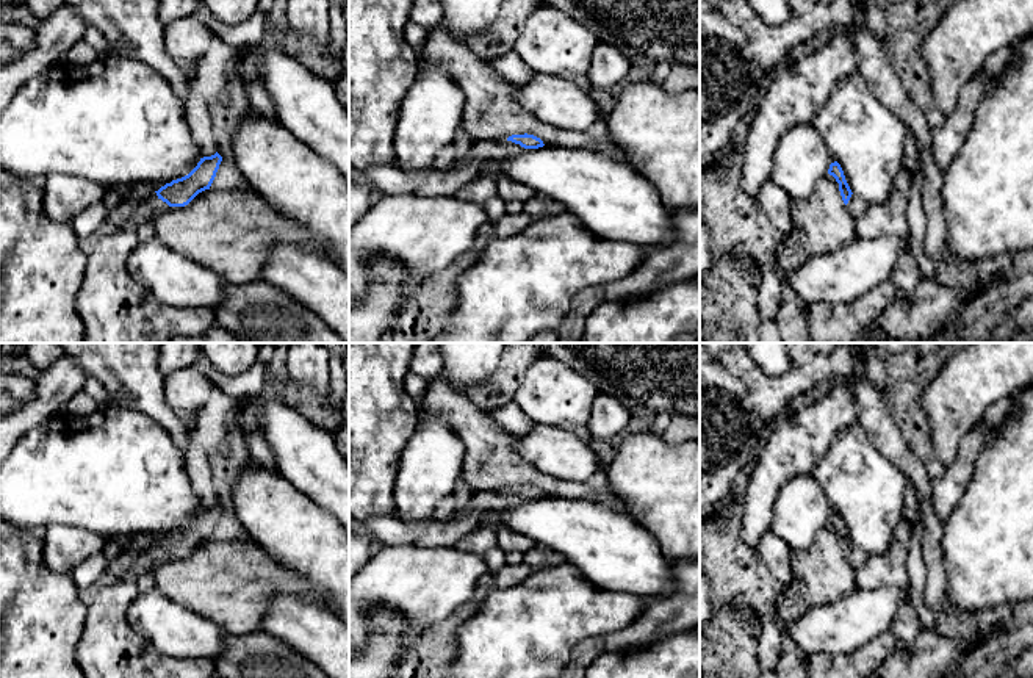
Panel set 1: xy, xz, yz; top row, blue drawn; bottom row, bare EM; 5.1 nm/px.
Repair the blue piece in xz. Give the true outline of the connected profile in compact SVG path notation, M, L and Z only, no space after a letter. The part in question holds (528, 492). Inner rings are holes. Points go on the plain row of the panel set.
M512 485L504 492L473 492L462 514L452 514L446 521L430 517L423 521L402 521L394 515L376 515L351 525L355 534L368 536L377 548L398 545L454 546L455 542L476 528L491 510L512 507L524 499L543 498L534 485Z

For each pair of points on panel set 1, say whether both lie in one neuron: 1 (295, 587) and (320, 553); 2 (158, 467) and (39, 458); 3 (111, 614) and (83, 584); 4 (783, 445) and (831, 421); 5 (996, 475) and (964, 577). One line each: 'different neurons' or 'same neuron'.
1: different neurons
2: same neuron
3: different neurons
4: same neuron
5: same neuron

